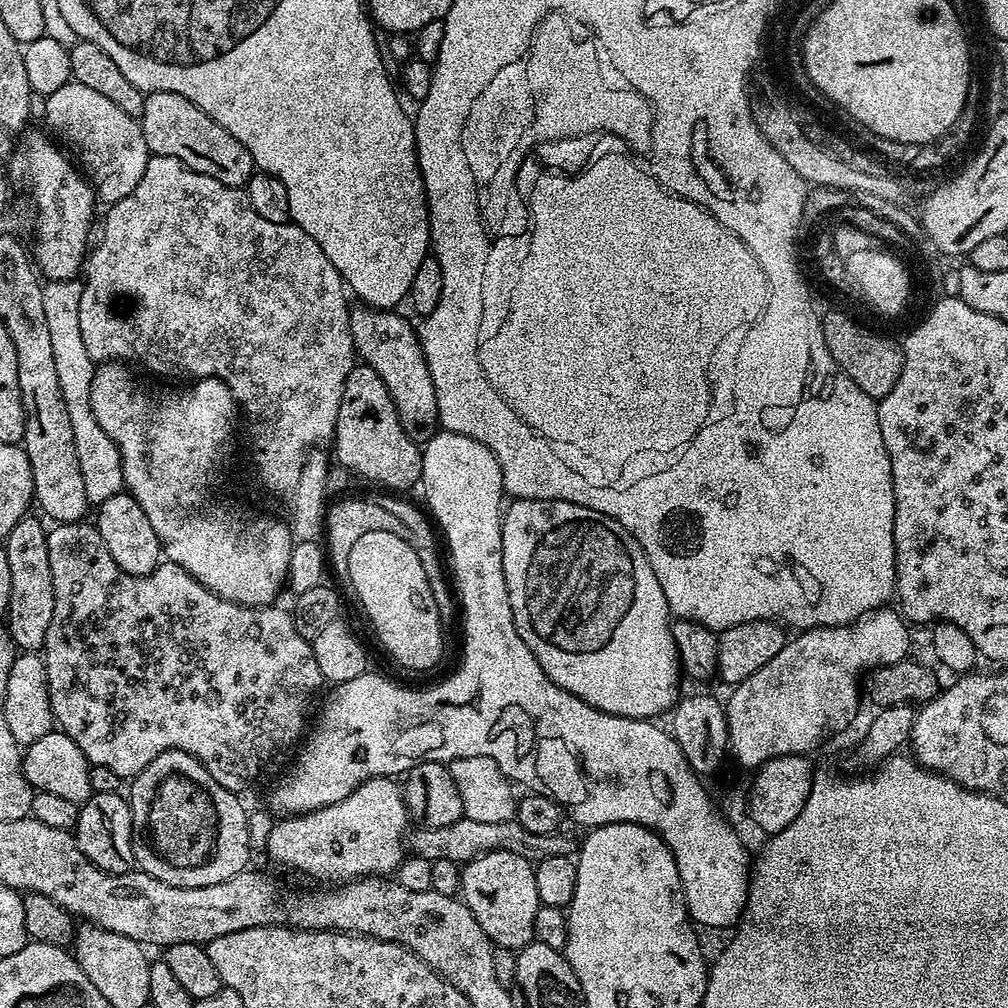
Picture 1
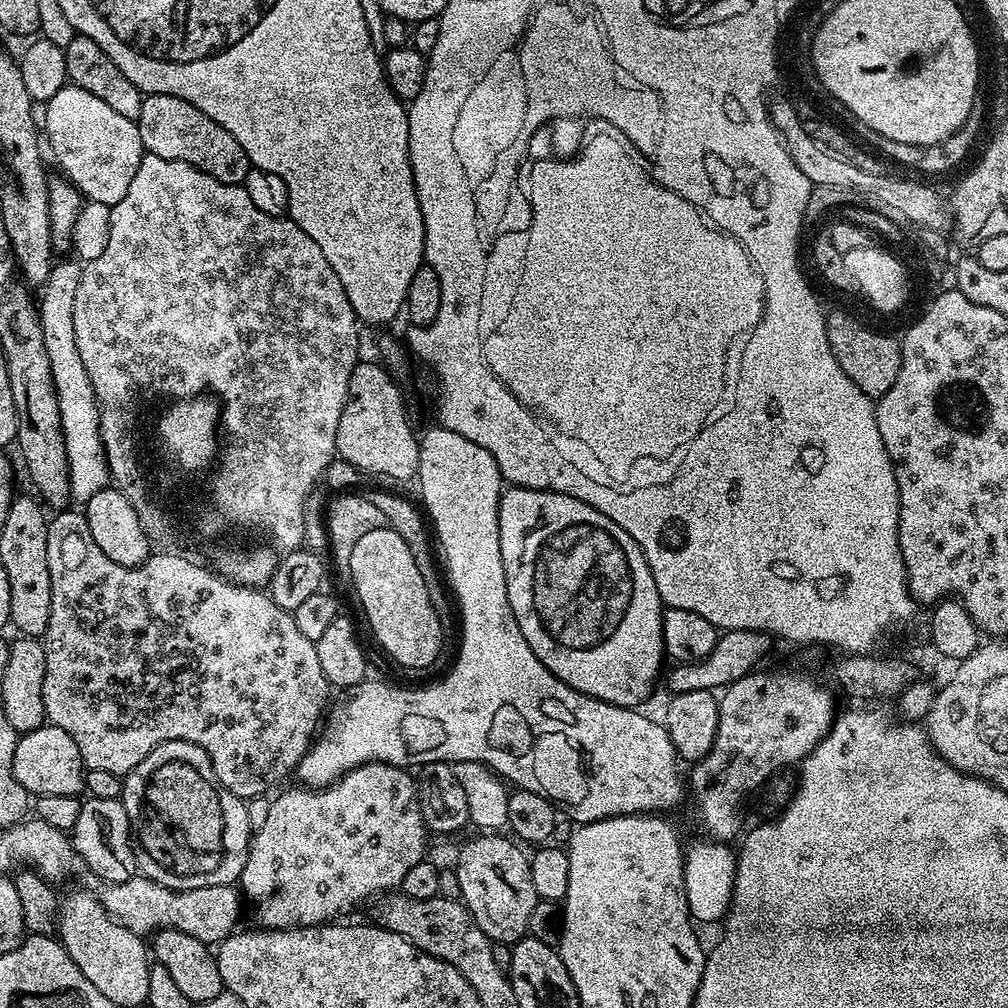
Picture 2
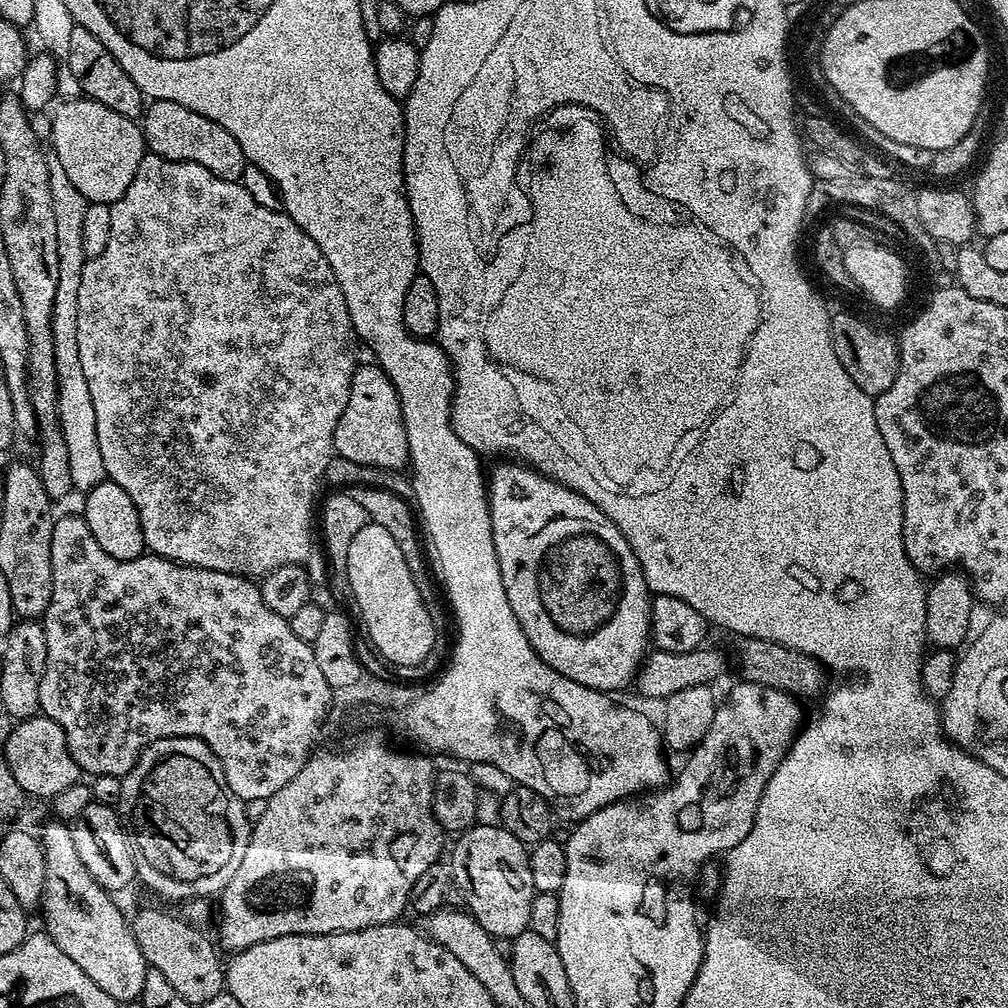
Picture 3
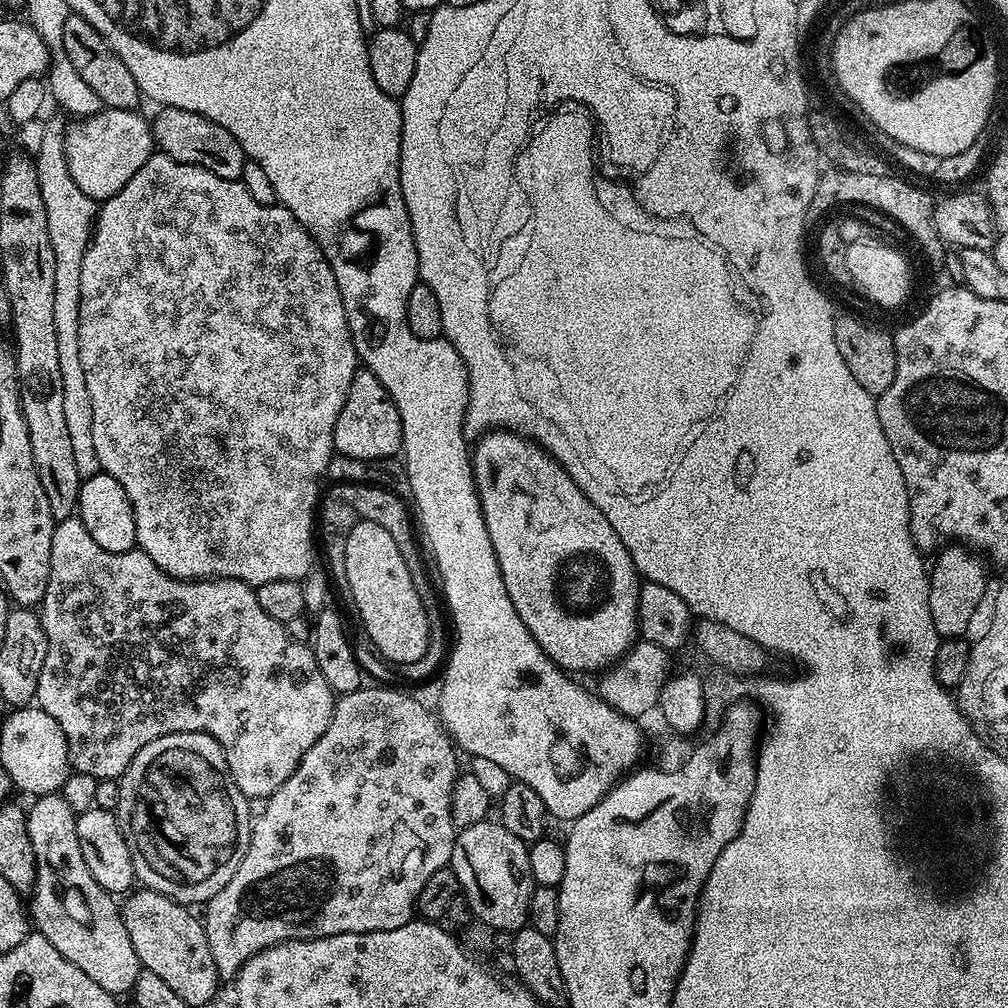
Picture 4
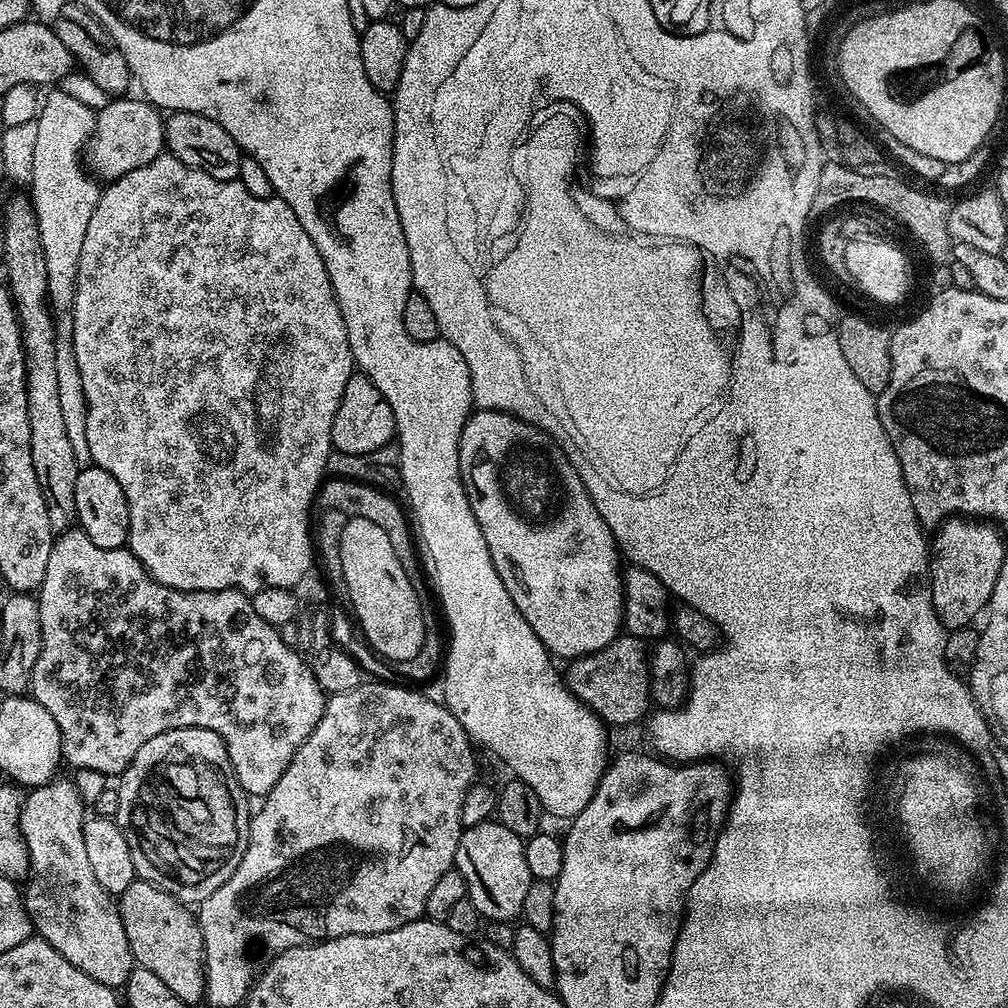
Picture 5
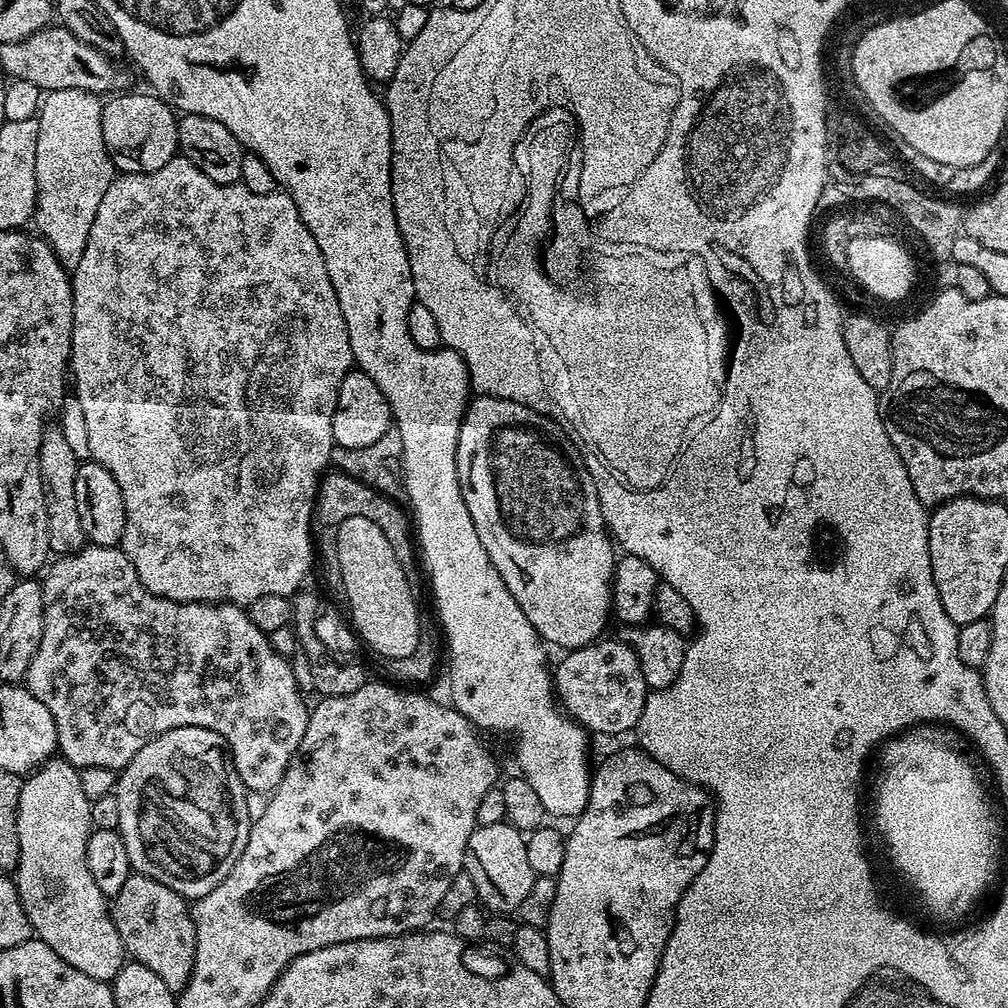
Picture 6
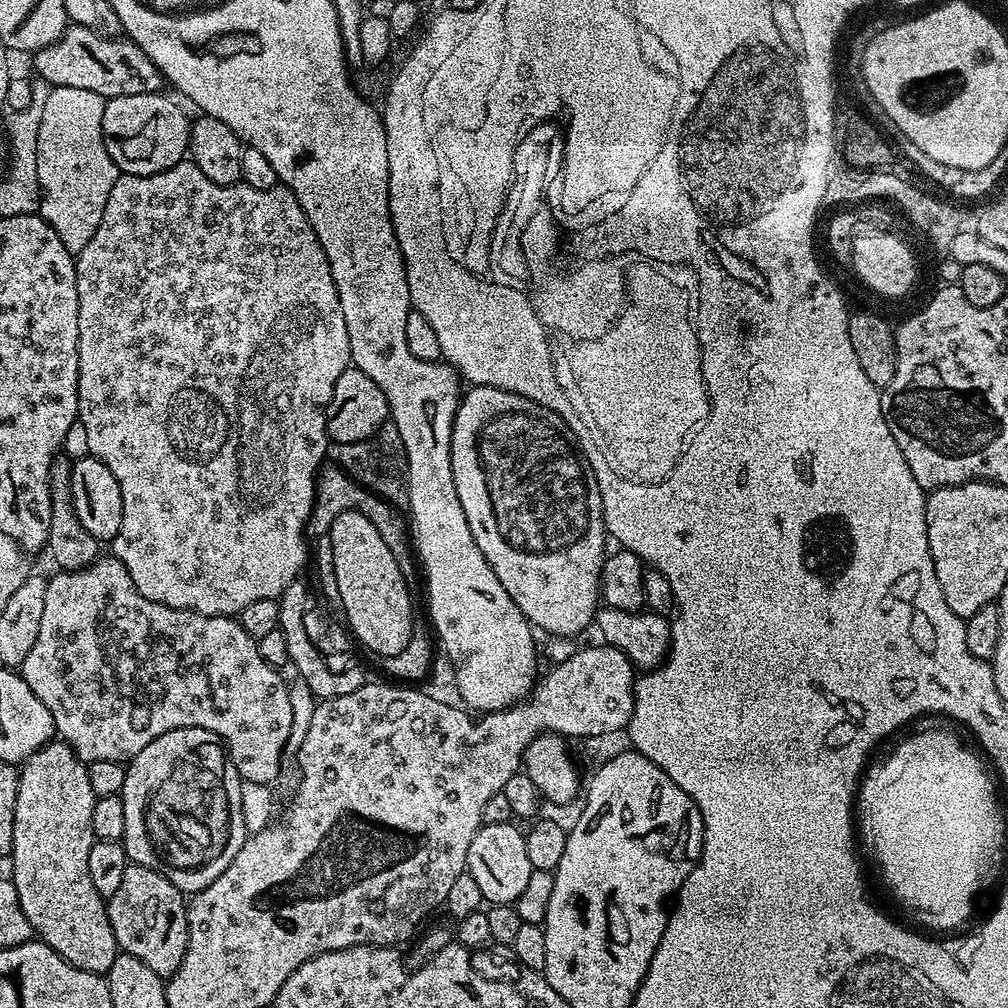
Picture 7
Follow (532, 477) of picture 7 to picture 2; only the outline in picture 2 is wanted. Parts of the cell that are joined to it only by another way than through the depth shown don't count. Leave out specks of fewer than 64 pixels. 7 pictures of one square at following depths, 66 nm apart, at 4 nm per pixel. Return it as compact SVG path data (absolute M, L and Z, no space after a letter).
M508 486L501 491L500 509L498 510L498 526L500 527L500 549L502 550L502 566L506 574L506 594L510 602L510 610L518 622L518 630L522 630L522 638L534 650L538 662L550 670L566 686L578 690L587 696L598 698L602 702L610 702L614 706L636 708L639 700L644 700L652 692L656 679L660 676L660 667L666 664L664 639L662 638L662 618L665 605L660 602L658 586L654 586L654 574L634 538L618 526L606 514L594 510L594 506L586 506L586 502L578 502L578 498L570 498L566 494L547 492L537 488L518 488Z

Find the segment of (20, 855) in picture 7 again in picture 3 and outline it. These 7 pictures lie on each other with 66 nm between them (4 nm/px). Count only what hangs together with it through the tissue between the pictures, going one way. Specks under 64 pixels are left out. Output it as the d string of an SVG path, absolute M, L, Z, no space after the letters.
M55 818L49 821L38 832L46 860L43 931L58 946L58 950L67 954L79 966L82 974L94 982L94 986L106 990L110 998L121 1002L139 1000L149 967L146 958L142 958L142 950L138 950L129 917L120 913L119 906L112 901L115 899L102 886L98 886L90 870L82 866L71 827Z

